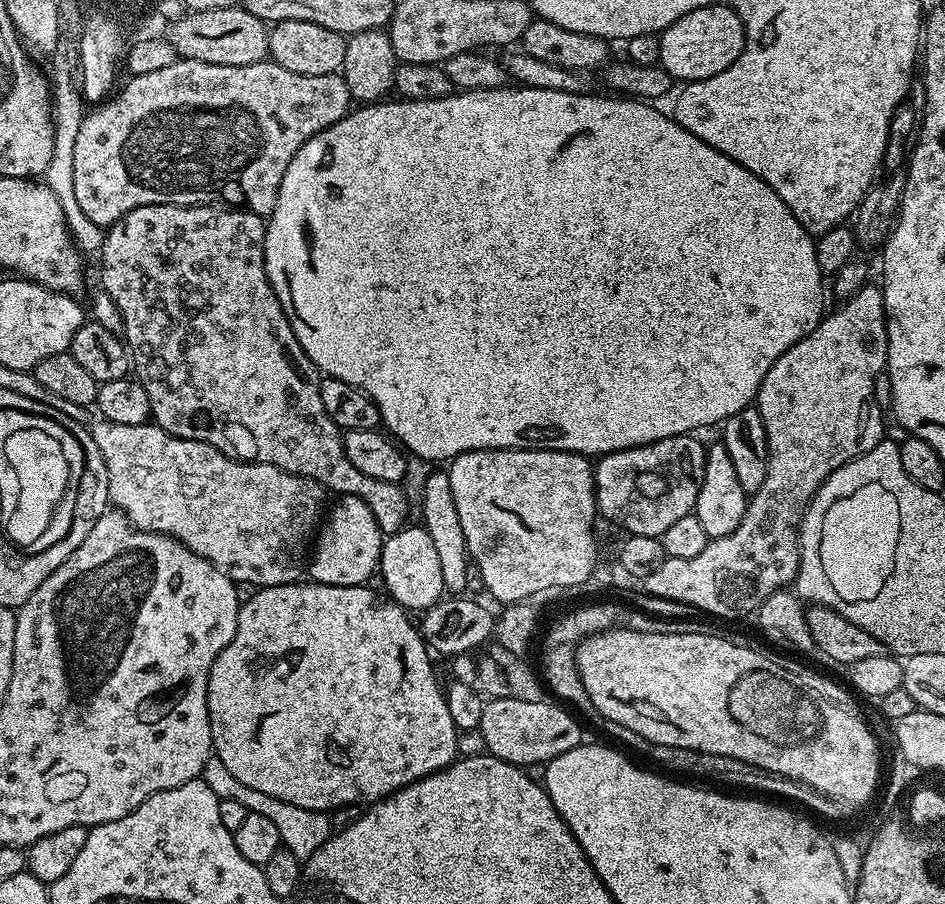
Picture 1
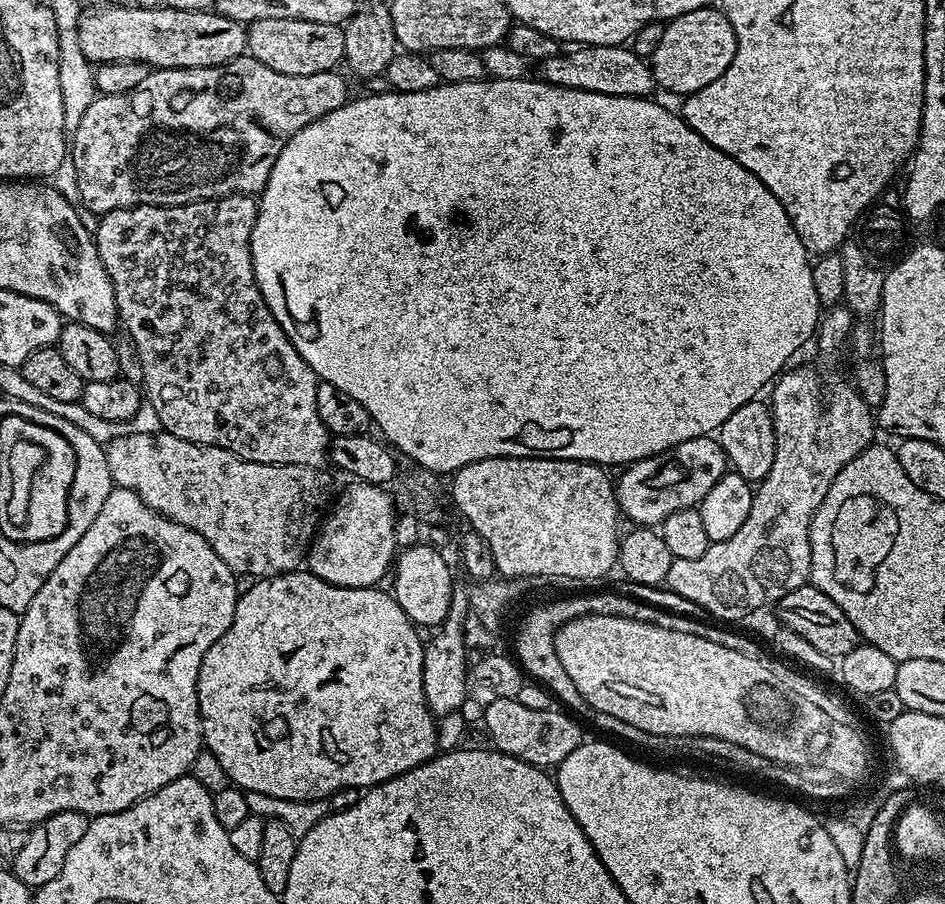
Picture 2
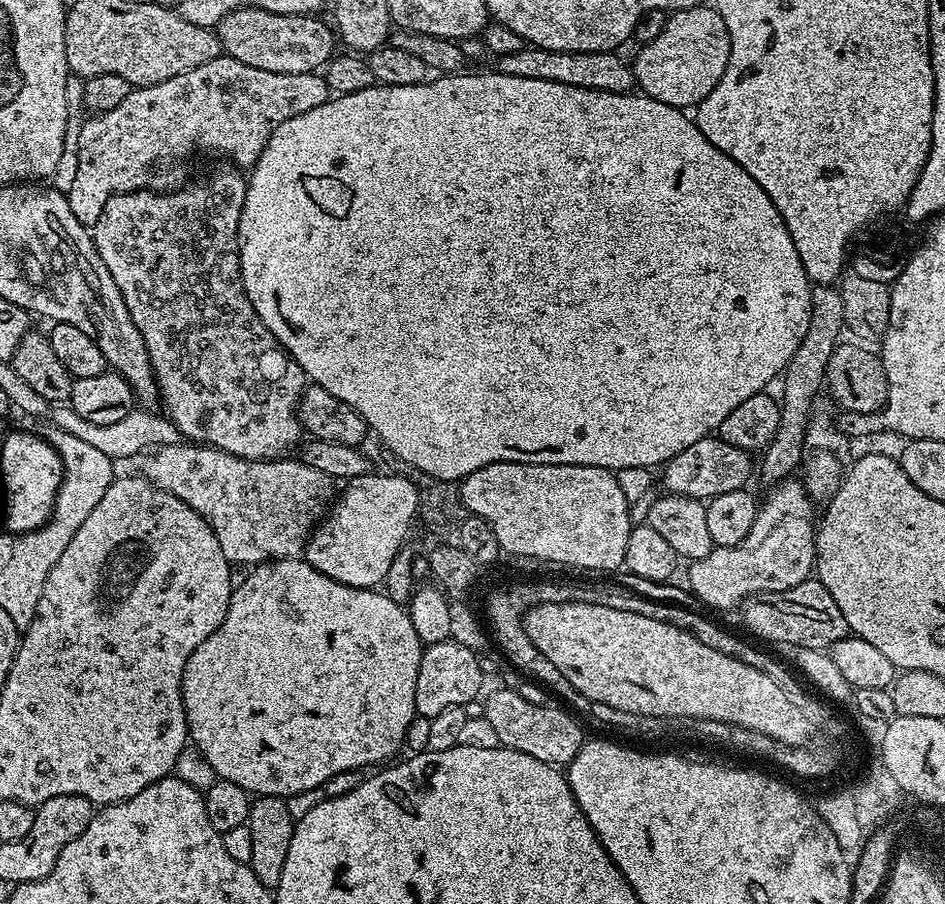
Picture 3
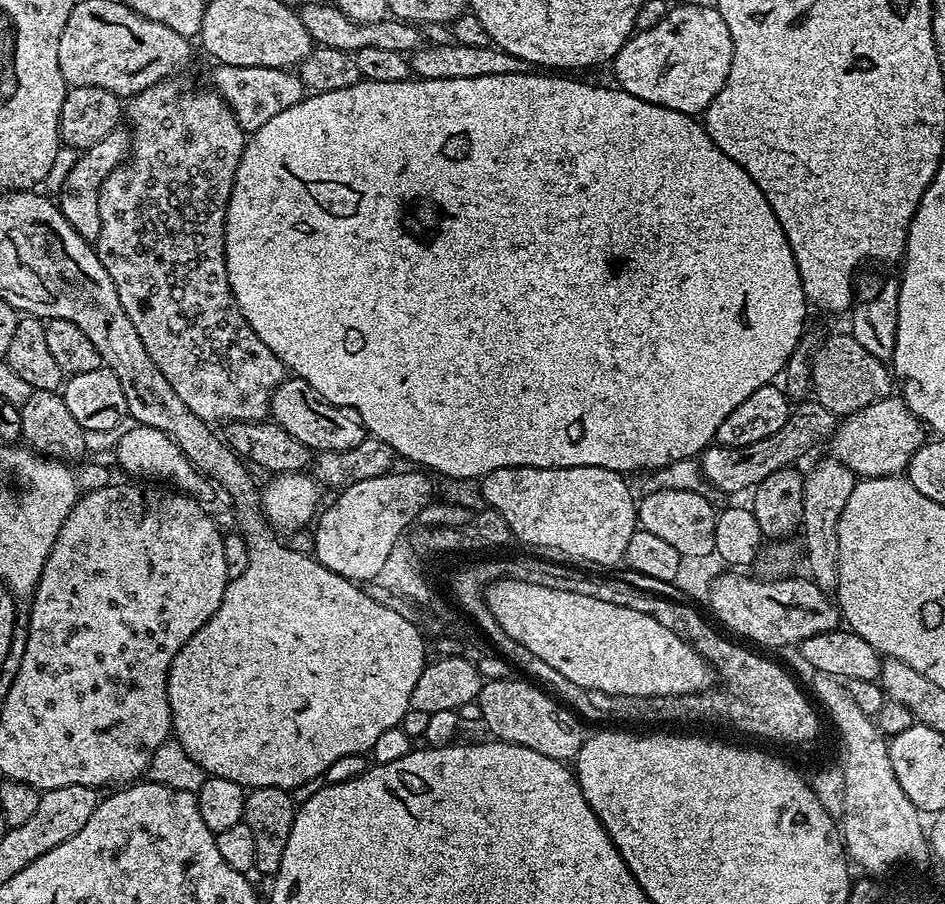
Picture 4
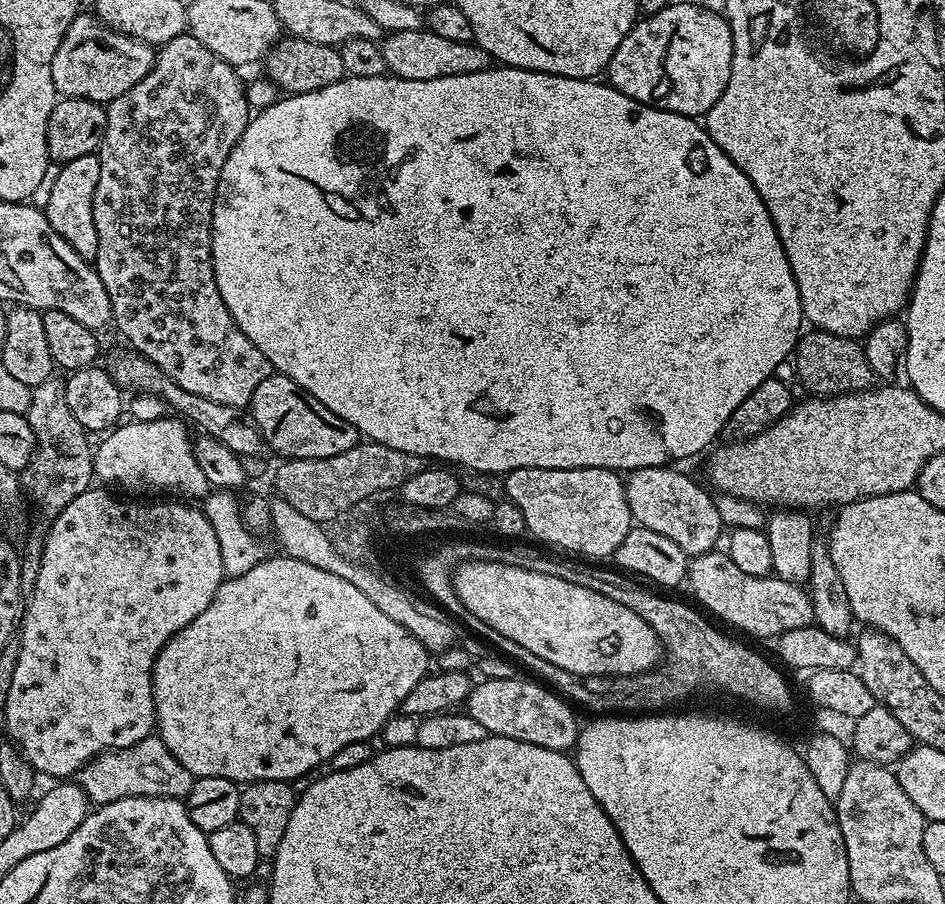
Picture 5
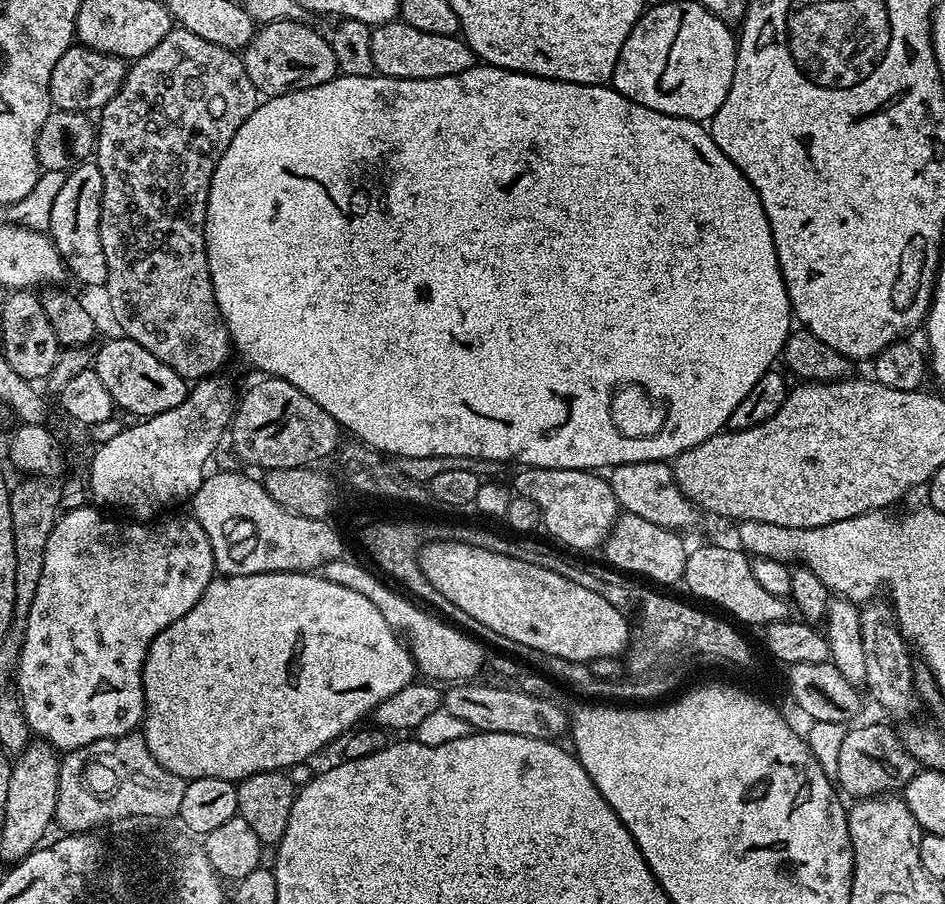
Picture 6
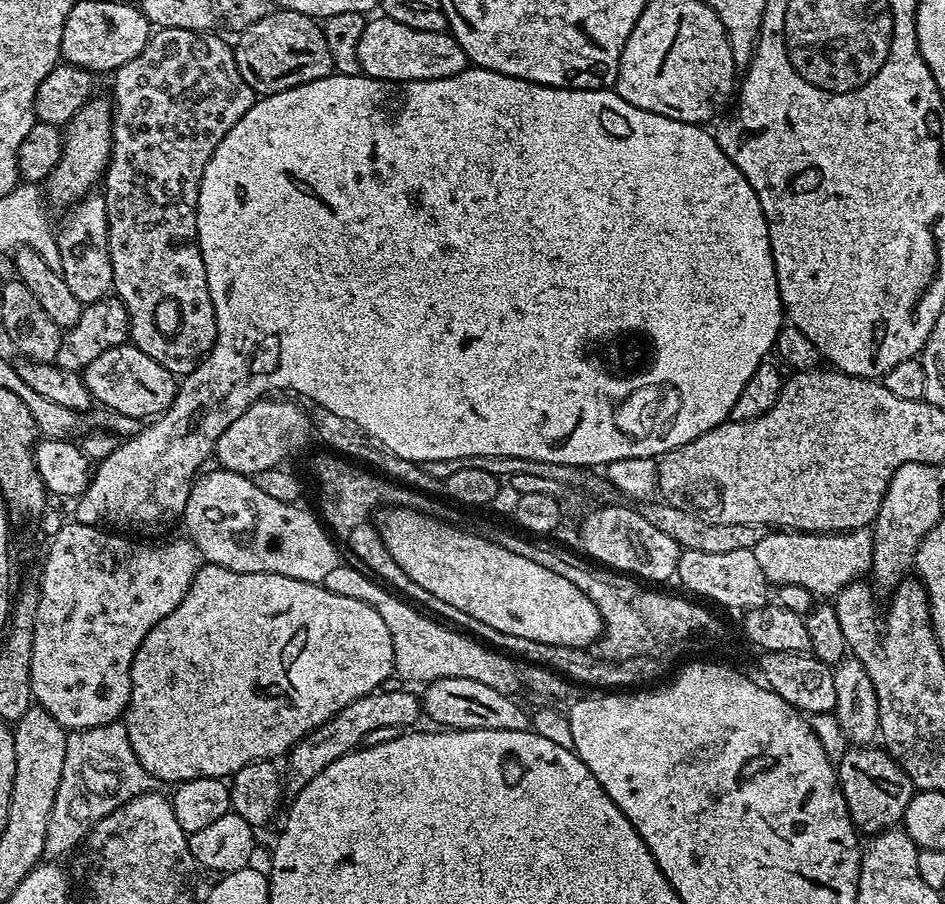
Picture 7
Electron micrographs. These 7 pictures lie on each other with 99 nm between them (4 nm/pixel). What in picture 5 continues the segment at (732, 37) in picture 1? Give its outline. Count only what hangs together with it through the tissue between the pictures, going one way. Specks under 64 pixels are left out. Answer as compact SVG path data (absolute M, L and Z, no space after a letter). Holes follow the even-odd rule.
M669 3L658 14L637 19L631 30L622 38L622 46L614 50L606 69L607 83L651 108L661 108L674 114L703 118L710 106L722 98L722 90L730 82L730 62L732 61L732 31L728 21L719 11L699 8L696 4Z

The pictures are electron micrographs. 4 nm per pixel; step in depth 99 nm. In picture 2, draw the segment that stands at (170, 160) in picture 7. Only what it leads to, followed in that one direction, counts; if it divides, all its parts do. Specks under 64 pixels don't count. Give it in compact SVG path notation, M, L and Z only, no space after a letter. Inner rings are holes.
M233 194L219 196L217 200L199 200L193 204L161 206L149 202L137 204L135 208L119 208L113 212L103 213L99 217L100 225L94 228L96 249L102 258L102 266L106 266L106 274L114 286L119 323L123 331L133 340L141 359L142 378L144 379L143 395L146 397L146 403L154 406L154 411L158 413L158 422L163 431L174 434L186 442L225 448L233 452L235 456L241 456L250 462L293 464L294 466L323 469L329 459L330 433L318 414L316 375L314 370L310 370L302 354L298 354L290 338L286 338L274 314L270 314L270 306L266 306L266 302L260 297L258 282L252 273L250 234L254 230L257 203L256 196Z

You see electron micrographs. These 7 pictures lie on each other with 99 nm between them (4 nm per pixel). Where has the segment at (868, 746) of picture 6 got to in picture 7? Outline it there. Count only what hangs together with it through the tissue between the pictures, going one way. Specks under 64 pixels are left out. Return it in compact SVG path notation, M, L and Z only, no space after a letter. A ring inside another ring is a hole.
M849 747L838 761L838 779L846 798L847 815L861 833L875 834L895 829L903 821L914 789L900 763L892 759L883 747Z

